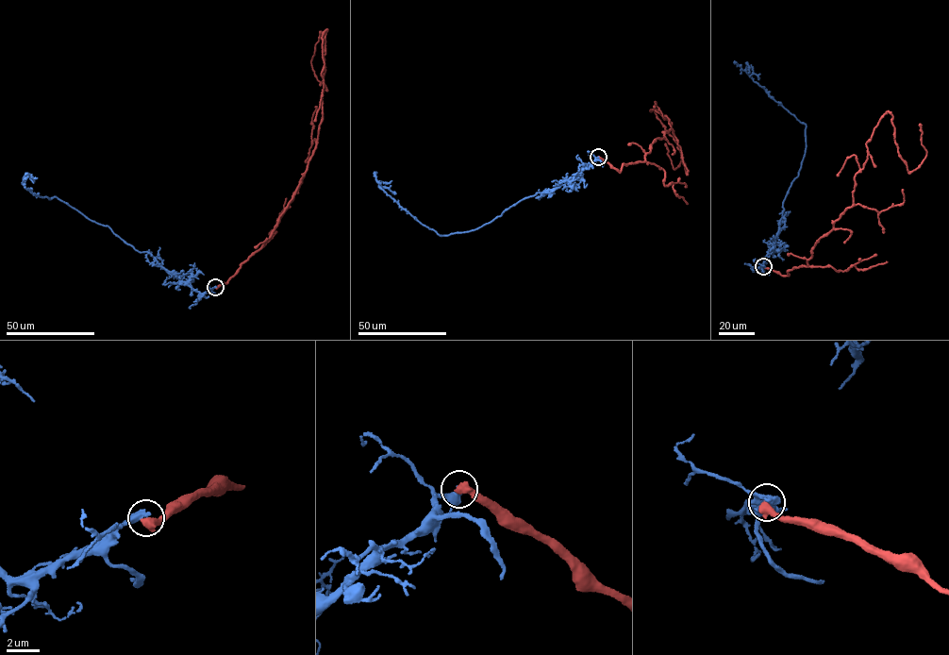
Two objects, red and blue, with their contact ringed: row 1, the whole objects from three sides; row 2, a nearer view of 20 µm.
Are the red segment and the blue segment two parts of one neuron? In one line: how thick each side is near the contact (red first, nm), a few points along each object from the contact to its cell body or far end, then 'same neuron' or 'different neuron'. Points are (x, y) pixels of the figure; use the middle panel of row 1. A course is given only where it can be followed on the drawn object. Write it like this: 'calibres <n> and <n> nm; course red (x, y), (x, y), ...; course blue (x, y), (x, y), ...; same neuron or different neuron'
calibres 550 and 380 nm; course red (598, 157), (620, 172), (643, 161), (655, 139), (673, 130), (650, 109), (681, 154), (675, 169), (665, 142); course blue (598, 157), (562, 185), (526, 197), (470, 231), (446, 235), (421, 224), (378, 185), (394, 194); different neuron

